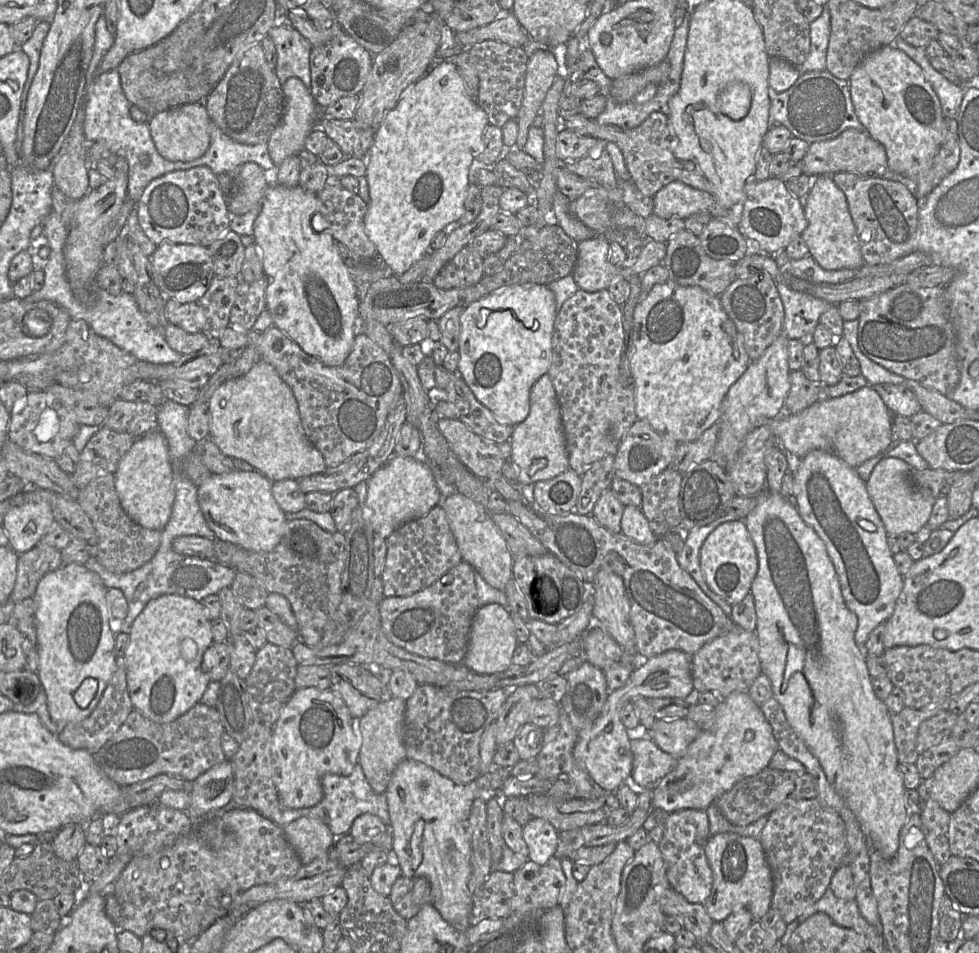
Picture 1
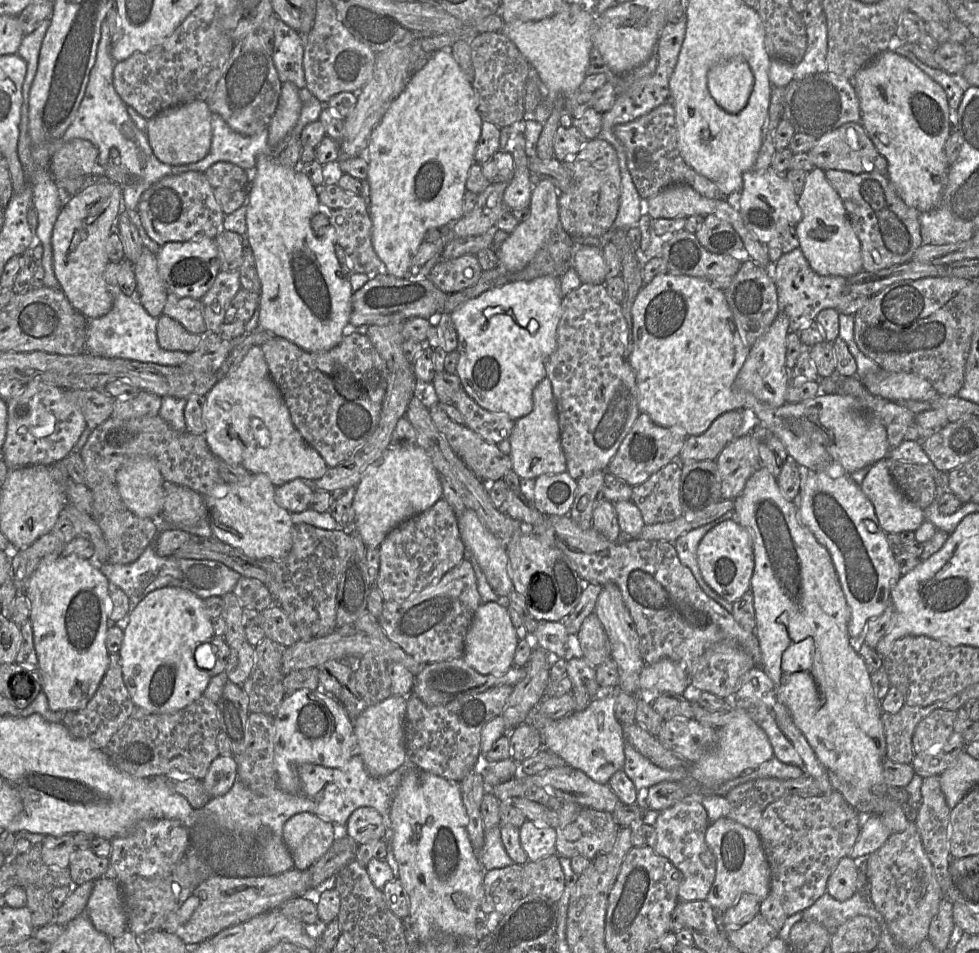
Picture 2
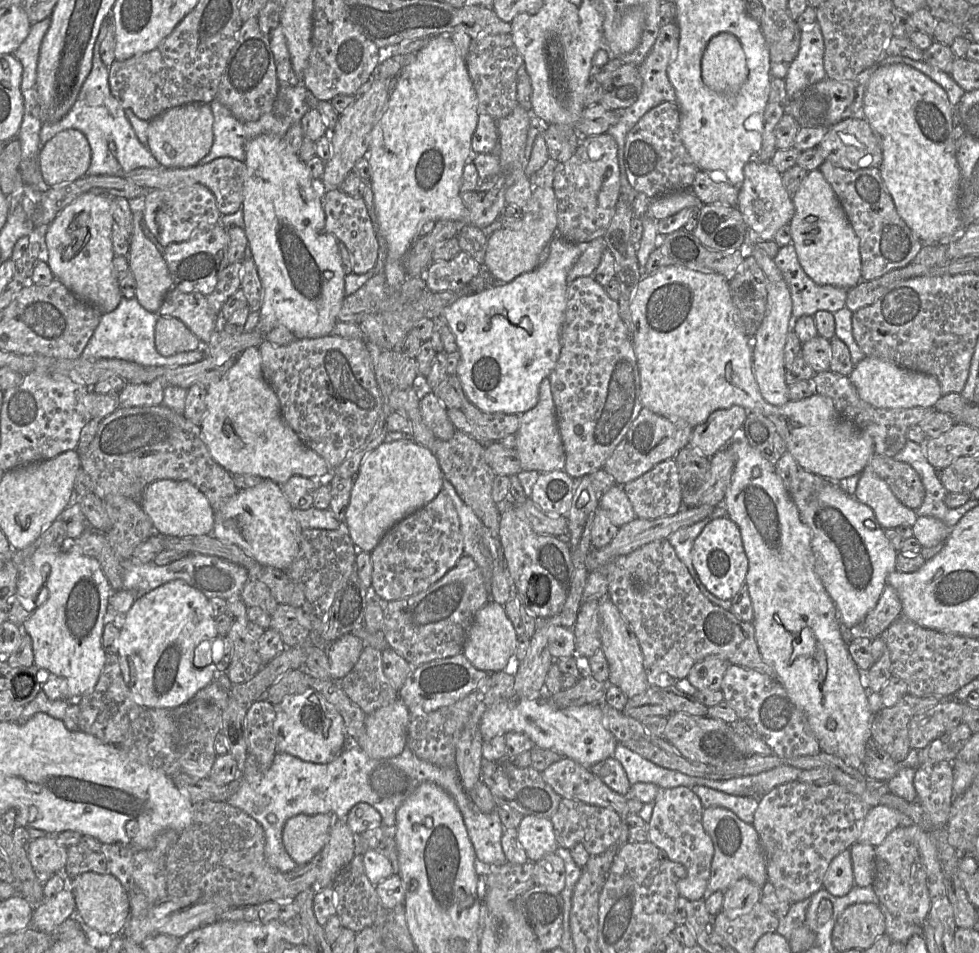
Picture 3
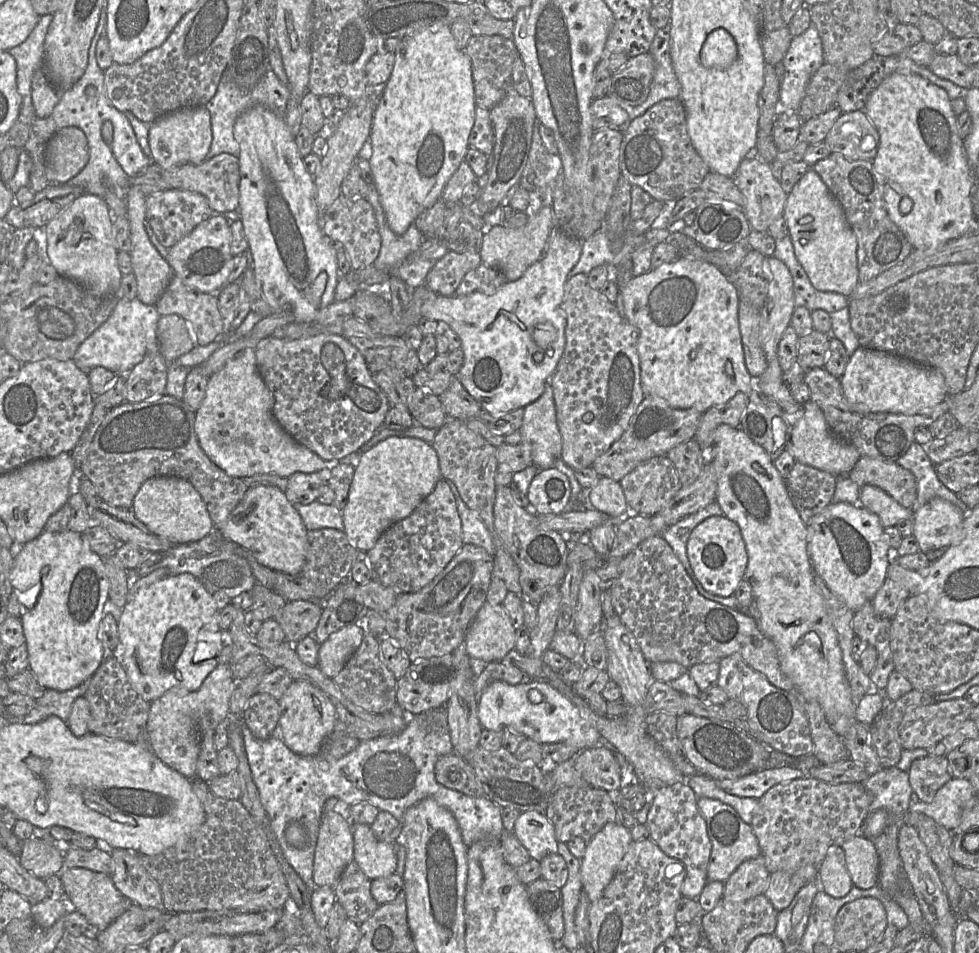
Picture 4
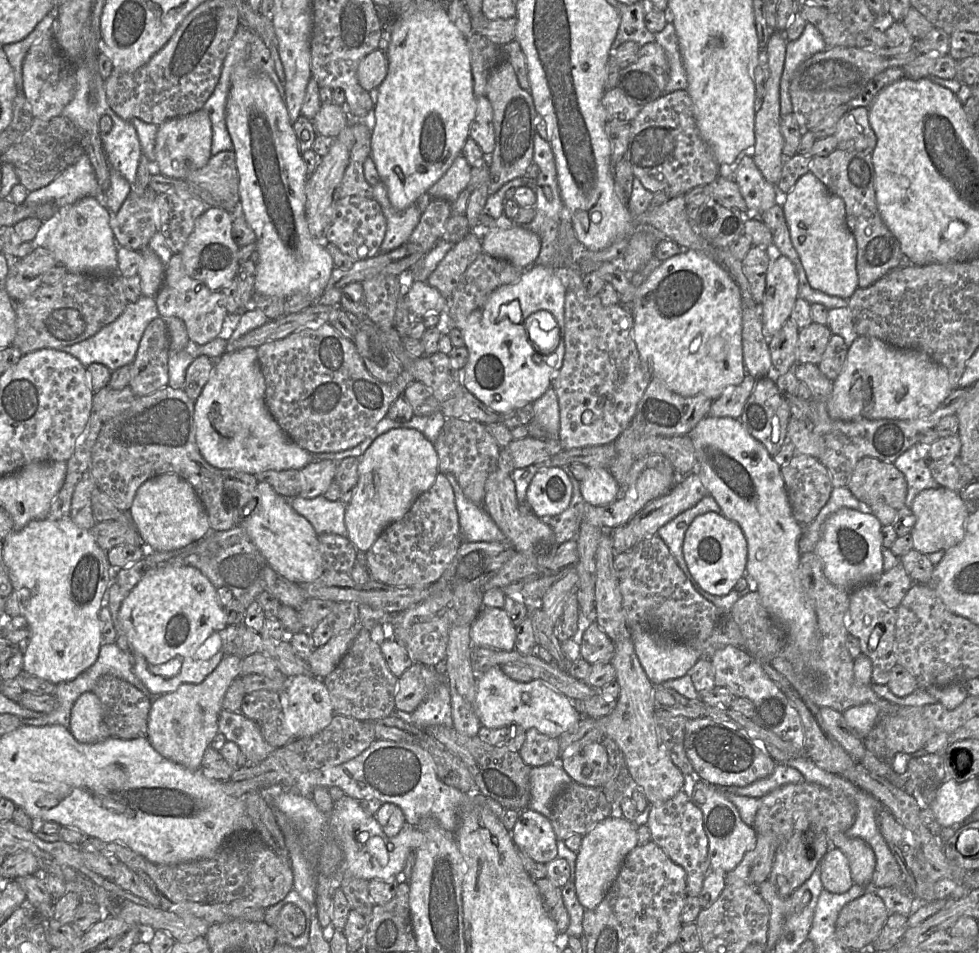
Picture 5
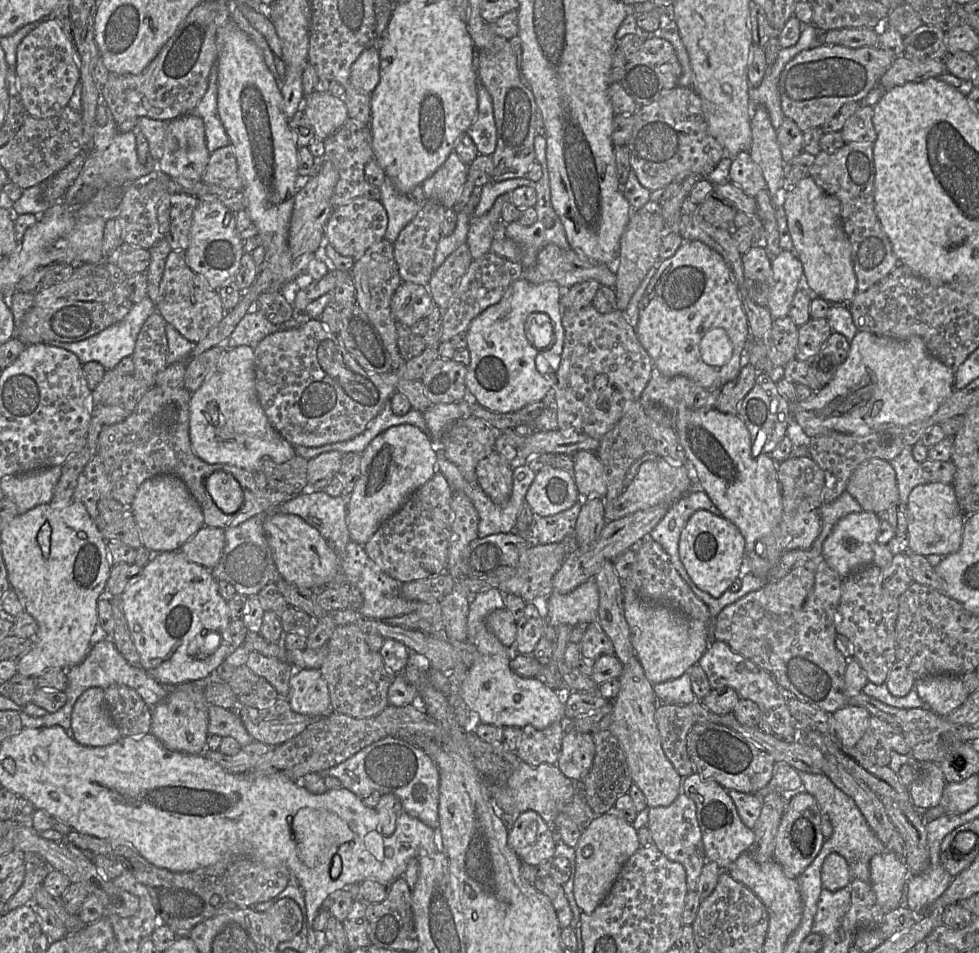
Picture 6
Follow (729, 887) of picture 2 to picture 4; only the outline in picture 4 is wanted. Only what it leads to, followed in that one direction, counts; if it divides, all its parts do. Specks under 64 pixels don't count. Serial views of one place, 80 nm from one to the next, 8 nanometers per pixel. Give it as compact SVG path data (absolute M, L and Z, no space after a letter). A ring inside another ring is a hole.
M698 798L697 805L706 822L707 833L712 844L708 881L725 883L744 861L761 855L758 840L751 825L746 824L731 806L709 798Z

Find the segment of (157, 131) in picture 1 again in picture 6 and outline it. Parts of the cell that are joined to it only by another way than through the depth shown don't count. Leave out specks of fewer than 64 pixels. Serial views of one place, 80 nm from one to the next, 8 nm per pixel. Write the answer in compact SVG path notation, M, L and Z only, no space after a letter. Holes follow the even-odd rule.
M185 114L168 122L163 142L163 154L157 161L155 169L159 169L171 178L183 177L192 181L201 181L209 155L203 120L195 114Z

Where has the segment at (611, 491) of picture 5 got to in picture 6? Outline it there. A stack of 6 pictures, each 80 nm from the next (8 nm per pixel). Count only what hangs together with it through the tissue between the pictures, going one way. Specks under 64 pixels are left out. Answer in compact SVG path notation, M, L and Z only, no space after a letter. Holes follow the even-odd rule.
M579 450L572 454L573 478L583 498L602 498L607 493L604 466L595 452Z

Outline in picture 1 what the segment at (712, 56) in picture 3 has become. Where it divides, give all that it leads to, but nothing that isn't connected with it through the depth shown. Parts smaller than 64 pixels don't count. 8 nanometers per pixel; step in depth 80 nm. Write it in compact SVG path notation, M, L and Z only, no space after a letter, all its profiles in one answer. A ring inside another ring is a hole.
M741 81L729 83L718 96L721 112L733 120L744 118L750 110L751 102L751 88Z

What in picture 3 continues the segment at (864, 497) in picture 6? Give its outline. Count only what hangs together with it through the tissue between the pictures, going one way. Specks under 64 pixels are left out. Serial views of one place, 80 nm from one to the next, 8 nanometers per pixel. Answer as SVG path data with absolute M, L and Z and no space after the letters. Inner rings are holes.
M875 454L868 462L870 468L890 487L906 507L917 510L925 497L925 489L916 470L907 463Z

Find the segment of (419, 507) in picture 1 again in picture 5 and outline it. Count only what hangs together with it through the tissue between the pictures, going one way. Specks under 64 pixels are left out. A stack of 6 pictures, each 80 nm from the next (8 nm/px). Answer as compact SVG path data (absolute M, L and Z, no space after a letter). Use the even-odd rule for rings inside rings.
M395 428L377 437L361 456L358 483L346 506L347 538L366 553L383 530L400 520L415 500L434 484L439 473L439 458L434 444L420 431Z

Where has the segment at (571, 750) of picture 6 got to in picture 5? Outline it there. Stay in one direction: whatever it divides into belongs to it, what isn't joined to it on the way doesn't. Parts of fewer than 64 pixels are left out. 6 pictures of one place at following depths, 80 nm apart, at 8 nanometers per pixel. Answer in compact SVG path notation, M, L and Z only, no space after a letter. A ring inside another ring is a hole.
M592 742L577 753L560 758L559 764L573 782L593 788L601 788L605 783L608 754L601 743Z

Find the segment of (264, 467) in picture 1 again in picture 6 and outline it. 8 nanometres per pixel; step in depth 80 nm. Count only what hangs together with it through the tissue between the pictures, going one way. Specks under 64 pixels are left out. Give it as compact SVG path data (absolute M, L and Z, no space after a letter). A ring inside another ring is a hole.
M225 348L213 371L192 393L190 440L194 453L204 462L234 465L250 472L262 471L264 457L282 464L296 455L294 446L275 430L258 400L255 348Z

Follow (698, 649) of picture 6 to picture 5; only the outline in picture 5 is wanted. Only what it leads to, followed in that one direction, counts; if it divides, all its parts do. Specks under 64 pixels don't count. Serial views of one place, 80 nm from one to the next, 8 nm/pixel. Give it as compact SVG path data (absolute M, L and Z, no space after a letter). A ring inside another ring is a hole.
M630 624L629 632L640 664L654 686L682 678L701 659L690 645L673 638L661 640L643 624Z

